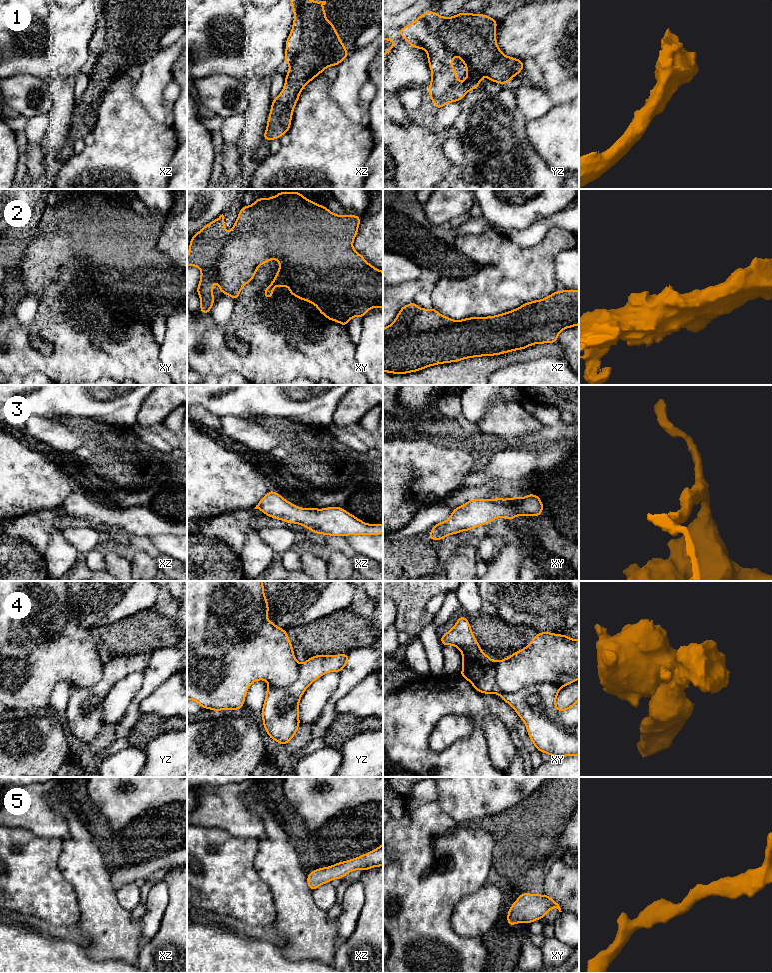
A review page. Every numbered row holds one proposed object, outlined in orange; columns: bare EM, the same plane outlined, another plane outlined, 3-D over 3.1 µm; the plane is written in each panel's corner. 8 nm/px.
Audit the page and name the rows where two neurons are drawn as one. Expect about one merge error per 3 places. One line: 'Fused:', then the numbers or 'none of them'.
Fused: 4

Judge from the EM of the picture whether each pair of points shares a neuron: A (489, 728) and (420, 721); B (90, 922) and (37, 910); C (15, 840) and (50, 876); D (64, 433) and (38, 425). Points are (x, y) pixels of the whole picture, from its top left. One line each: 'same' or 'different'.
A: different
B: different
C: same
D: same

